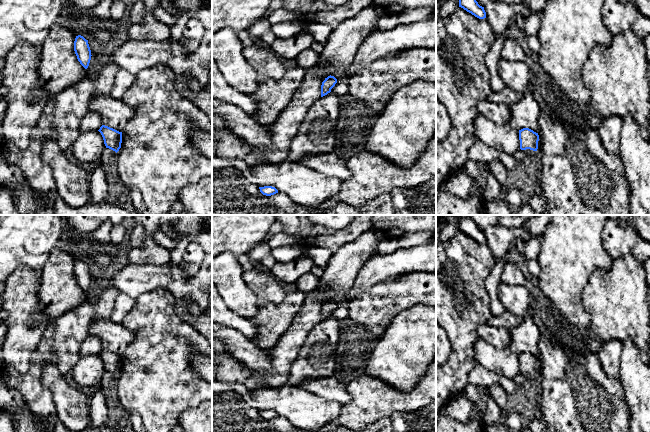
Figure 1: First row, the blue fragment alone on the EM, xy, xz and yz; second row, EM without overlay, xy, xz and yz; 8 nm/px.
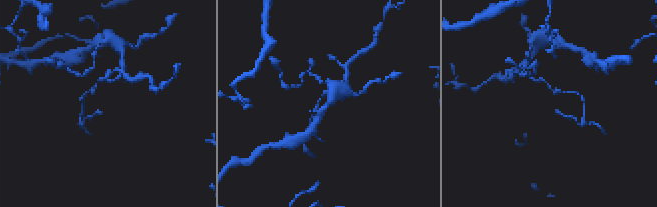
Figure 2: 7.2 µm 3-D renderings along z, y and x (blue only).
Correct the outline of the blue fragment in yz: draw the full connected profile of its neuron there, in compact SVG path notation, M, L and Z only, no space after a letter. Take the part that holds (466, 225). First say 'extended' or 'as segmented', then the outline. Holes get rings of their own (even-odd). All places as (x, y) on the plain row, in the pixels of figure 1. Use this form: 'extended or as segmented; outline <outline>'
as segmented; outline M462 216L459 221L459 231L463 232L479 243L486 242L484 231L480 230L476 223L466 216Z

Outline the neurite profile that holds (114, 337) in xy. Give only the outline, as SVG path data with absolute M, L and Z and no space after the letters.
M94 318L89 335L97 337L105 350L122 356L126 348L134 341L135 335L121 324L114 323L111 318Z

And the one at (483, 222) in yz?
M462 215L473 220L482 231L497 225L500 215Z

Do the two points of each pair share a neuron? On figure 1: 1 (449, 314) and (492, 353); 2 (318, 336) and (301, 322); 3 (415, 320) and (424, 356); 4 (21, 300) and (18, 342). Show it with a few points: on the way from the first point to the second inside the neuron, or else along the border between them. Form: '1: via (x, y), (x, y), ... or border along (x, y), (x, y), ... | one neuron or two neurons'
1: border along (475, 339), (472, 345), (472, 356), (477, 362) | two neurons
2: border along (321, 321), (308, 333), (298, 350) | two neurons
3: via (415, 329), (415, 347) | one neuron
4: via (21, 310), (21, 332) | one neuron

